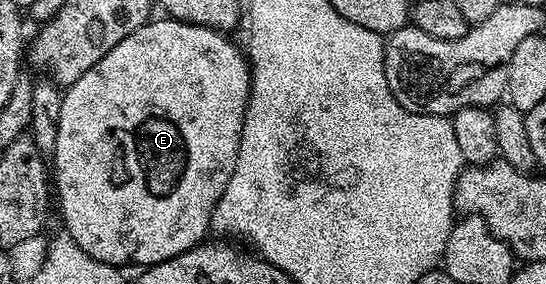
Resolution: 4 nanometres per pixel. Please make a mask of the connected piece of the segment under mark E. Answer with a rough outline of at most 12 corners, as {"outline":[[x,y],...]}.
{"outline":[[149,20],[63,90],[74,243],[157,265],[205,240],[250,62]]}

